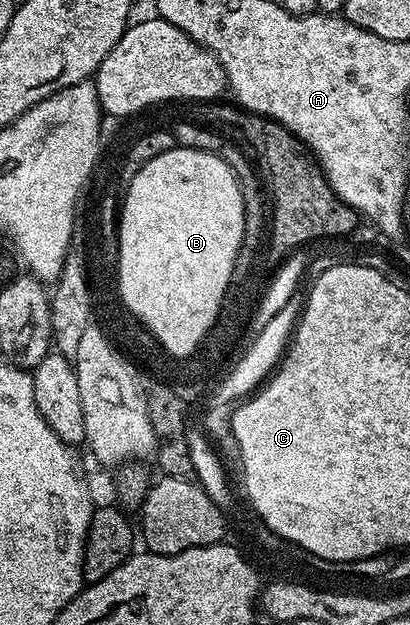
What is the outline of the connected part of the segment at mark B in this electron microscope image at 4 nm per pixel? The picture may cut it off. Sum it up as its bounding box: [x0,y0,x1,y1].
[119,148,240,352]

